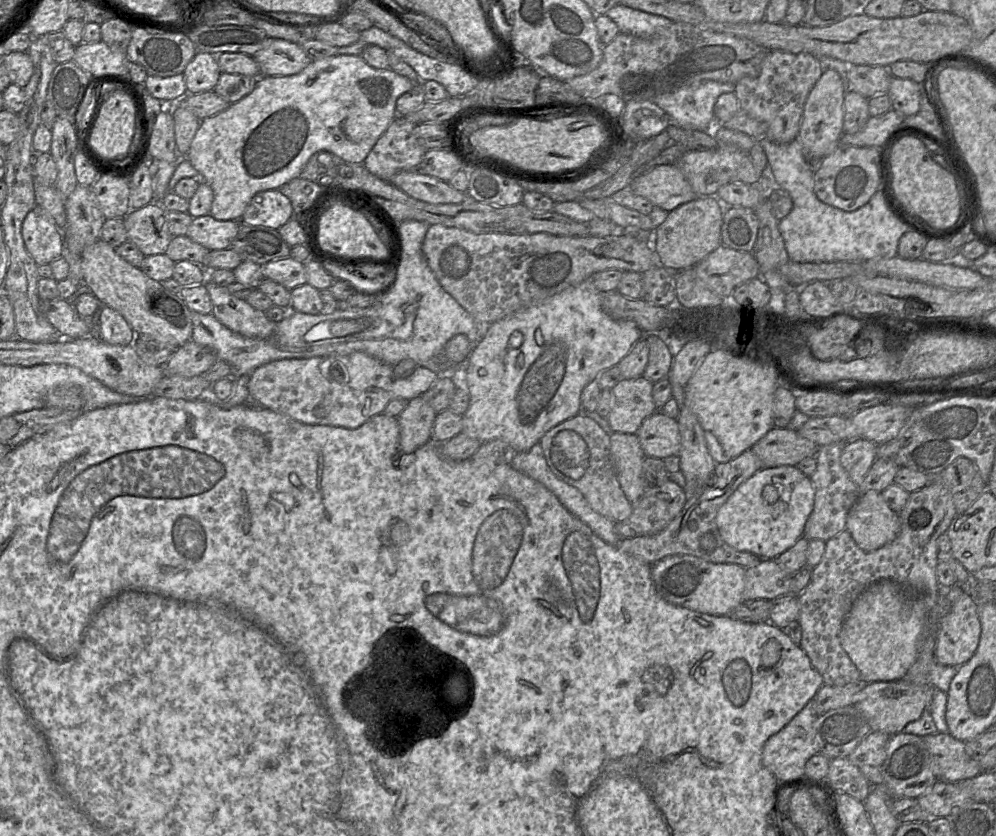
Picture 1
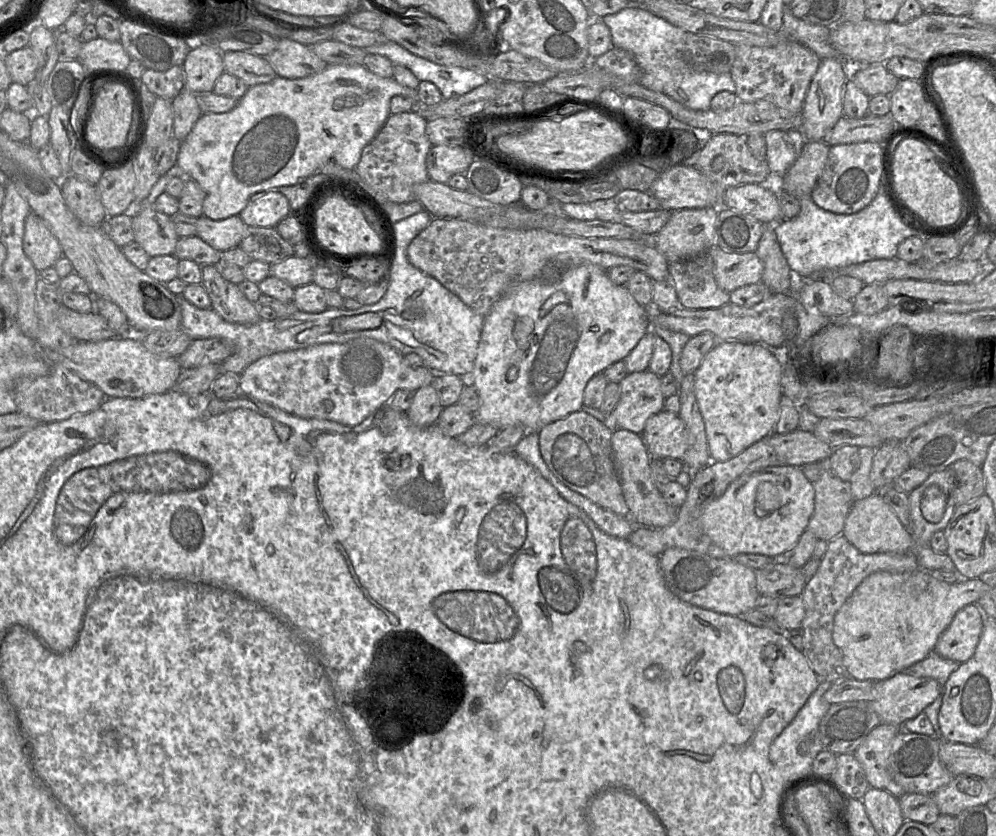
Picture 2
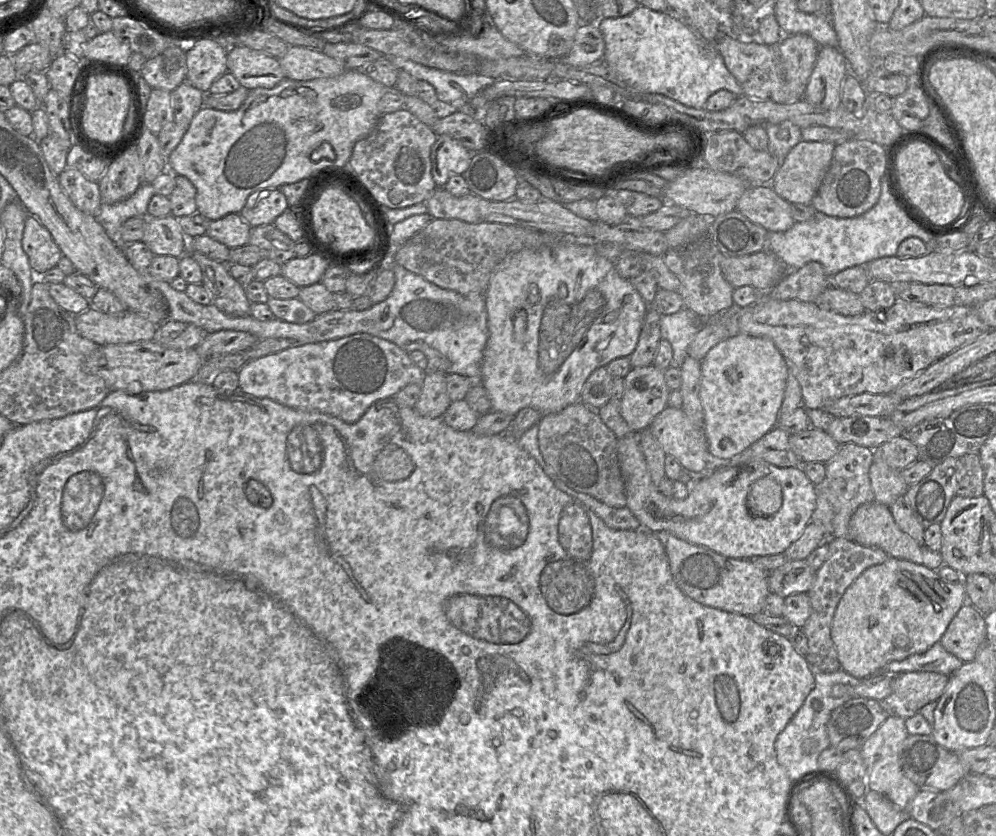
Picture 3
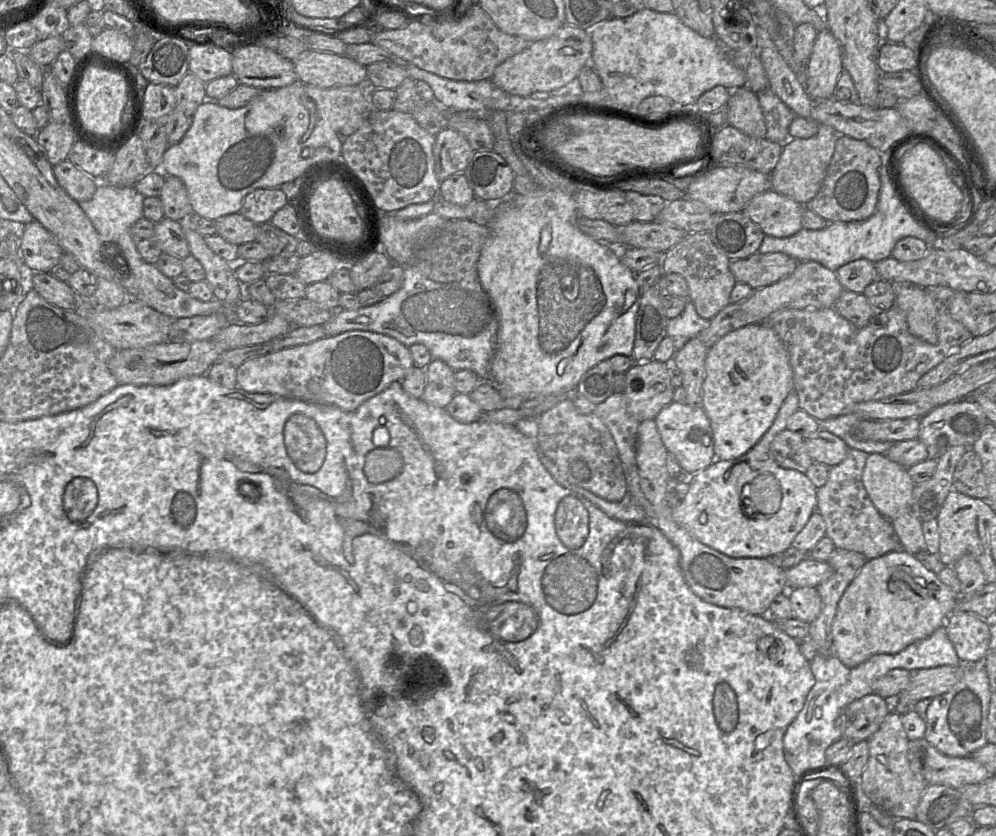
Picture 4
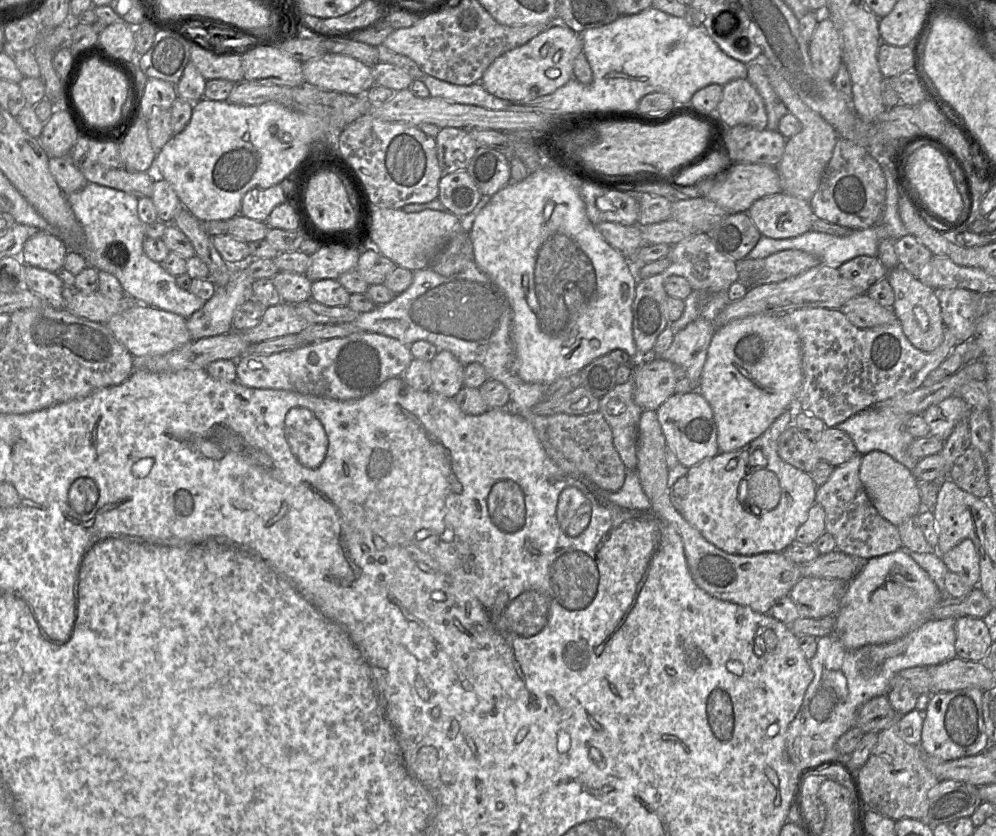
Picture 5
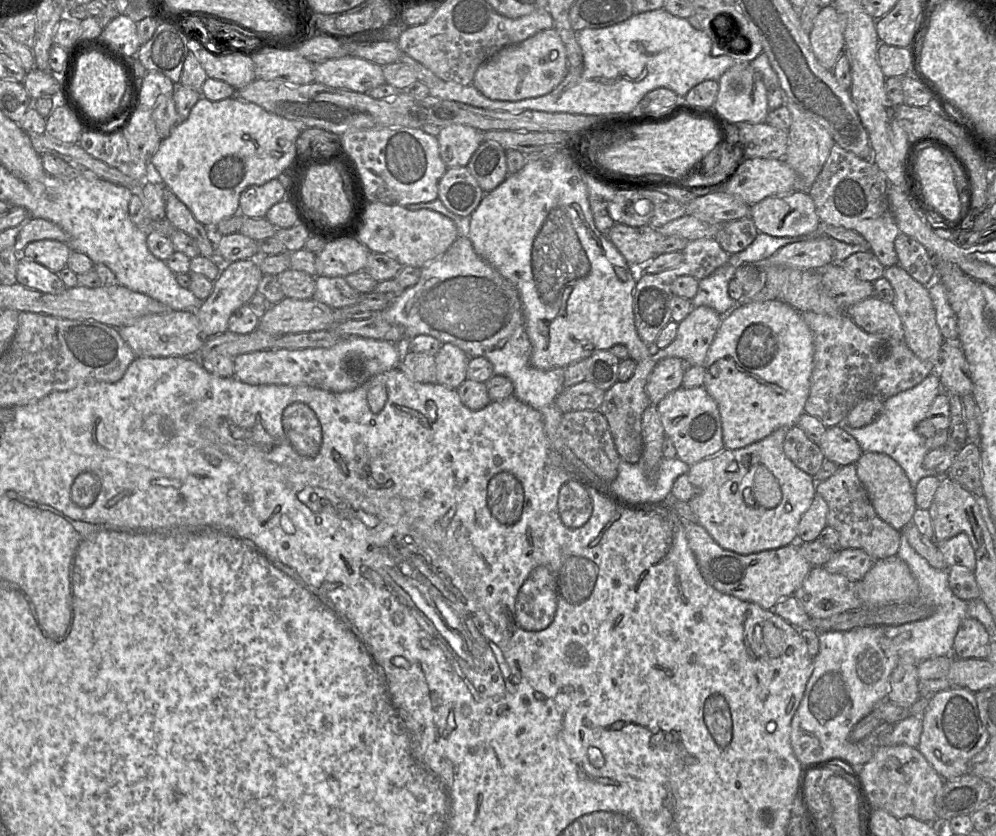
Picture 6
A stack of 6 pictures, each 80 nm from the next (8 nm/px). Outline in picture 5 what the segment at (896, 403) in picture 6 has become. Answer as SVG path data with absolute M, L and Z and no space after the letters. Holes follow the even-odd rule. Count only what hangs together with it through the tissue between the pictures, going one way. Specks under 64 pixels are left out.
M875 404L851 416L836 427L851 438L858 454L865 455L871 451L884 452L912 473L918 461L908 453L908 448L914 441L914 438L906 431L906 418L909 416L913 415L895 413L887 406Z

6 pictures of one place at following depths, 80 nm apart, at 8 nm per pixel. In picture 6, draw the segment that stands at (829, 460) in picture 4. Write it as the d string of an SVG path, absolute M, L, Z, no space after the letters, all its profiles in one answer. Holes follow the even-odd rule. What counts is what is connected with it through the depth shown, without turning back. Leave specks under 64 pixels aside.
M841 425L828 427L821 438L819 447L825 458L839 467L855 464L863 454L855 438Z

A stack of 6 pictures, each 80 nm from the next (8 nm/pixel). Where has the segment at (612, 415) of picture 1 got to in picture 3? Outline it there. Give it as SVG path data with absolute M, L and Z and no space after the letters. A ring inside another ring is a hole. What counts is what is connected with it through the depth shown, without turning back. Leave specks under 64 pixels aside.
M653 364L630 369L624 377L620 412L633 432L650 426L654 418L668 406L670 392L664 371Z

